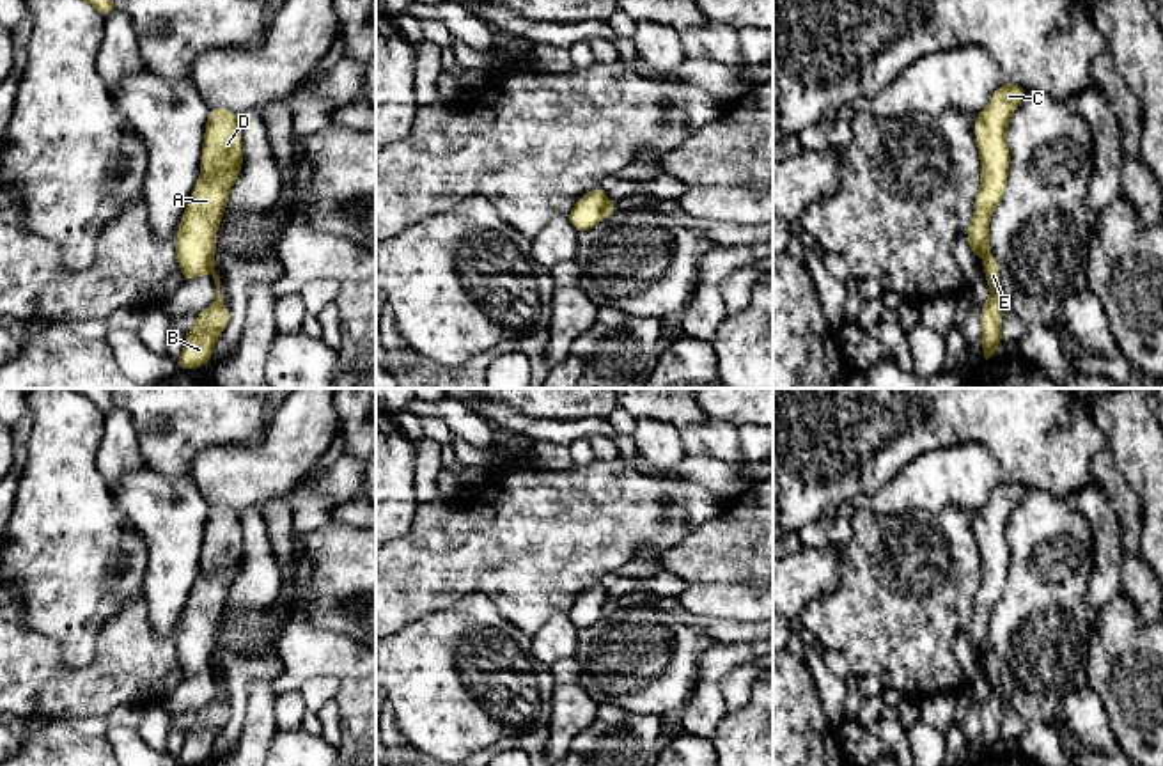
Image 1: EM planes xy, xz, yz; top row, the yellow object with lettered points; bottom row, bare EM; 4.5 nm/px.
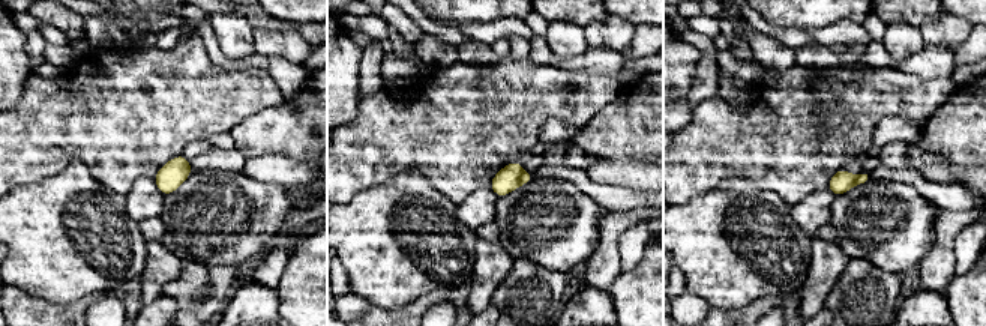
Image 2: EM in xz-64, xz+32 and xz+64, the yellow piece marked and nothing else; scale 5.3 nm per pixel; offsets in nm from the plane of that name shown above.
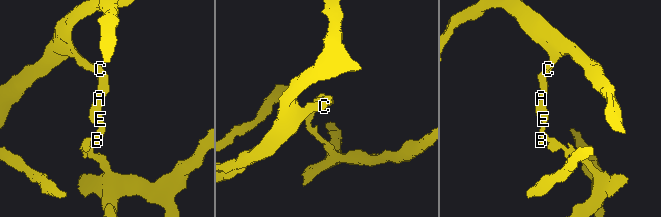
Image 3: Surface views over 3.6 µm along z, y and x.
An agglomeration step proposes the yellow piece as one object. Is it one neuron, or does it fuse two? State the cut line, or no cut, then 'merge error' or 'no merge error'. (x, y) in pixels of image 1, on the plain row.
xy (211, 655), (208, 667) | merge error

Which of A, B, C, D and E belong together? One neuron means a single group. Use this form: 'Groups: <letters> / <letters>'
Groups: A C D / B E

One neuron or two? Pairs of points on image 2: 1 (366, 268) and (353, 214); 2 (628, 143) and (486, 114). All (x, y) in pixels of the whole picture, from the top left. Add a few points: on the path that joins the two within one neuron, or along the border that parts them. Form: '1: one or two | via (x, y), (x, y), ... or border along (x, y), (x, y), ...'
1: one | via (366, 254), (363, 227)
2: two | border along (605, 107), (598, 110), (578, 129)

